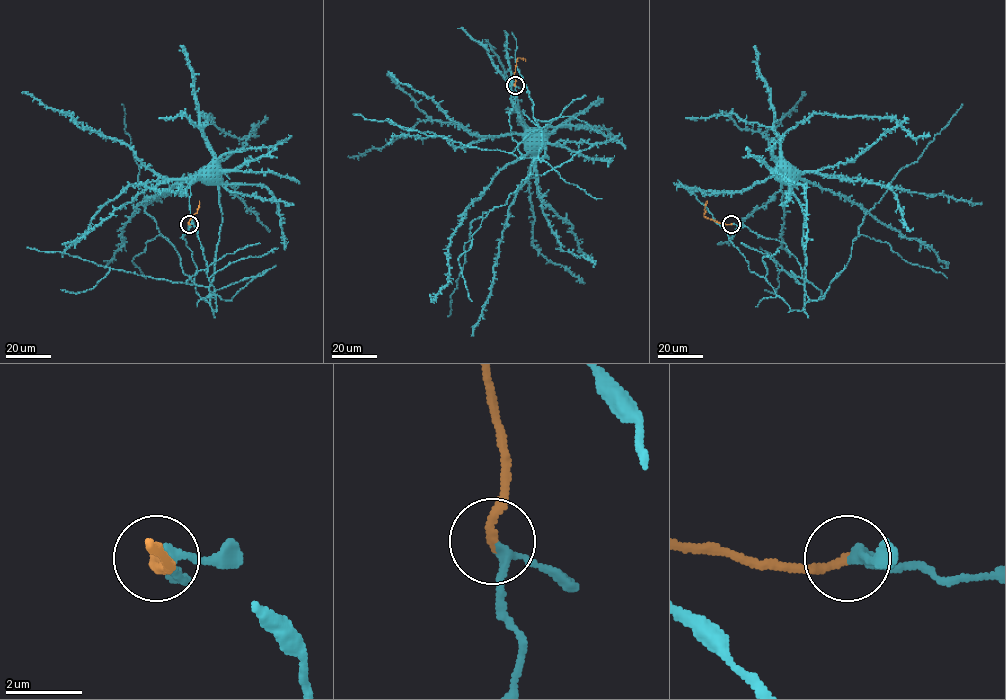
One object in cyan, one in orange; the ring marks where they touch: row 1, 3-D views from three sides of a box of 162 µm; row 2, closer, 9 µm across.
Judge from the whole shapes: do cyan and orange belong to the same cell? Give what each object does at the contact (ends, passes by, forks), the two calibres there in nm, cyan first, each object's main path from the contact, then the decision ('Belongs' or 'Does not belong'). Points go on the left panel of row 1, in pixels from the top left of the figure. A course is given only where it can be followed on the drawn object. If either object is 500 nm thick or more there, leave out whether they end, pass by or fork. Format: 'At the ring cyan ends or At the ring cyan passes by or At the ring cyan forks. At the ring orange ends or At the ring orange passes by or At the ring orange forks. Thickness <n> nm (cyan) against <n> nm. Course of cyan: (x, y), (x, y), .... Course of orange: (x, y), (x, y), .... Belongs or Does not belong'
At the ring cyan passes by. At the ring orange ends. Thickness 220 nm (cyan) against 220 nm. Course of cyan: (189, 224), (183, 238), (196, 265), (195, 283), (208, 286), (222, 213), (219, 190), (207, 179), (208, 175). Course of orange: (189, 224), (199, 200). Belongs

